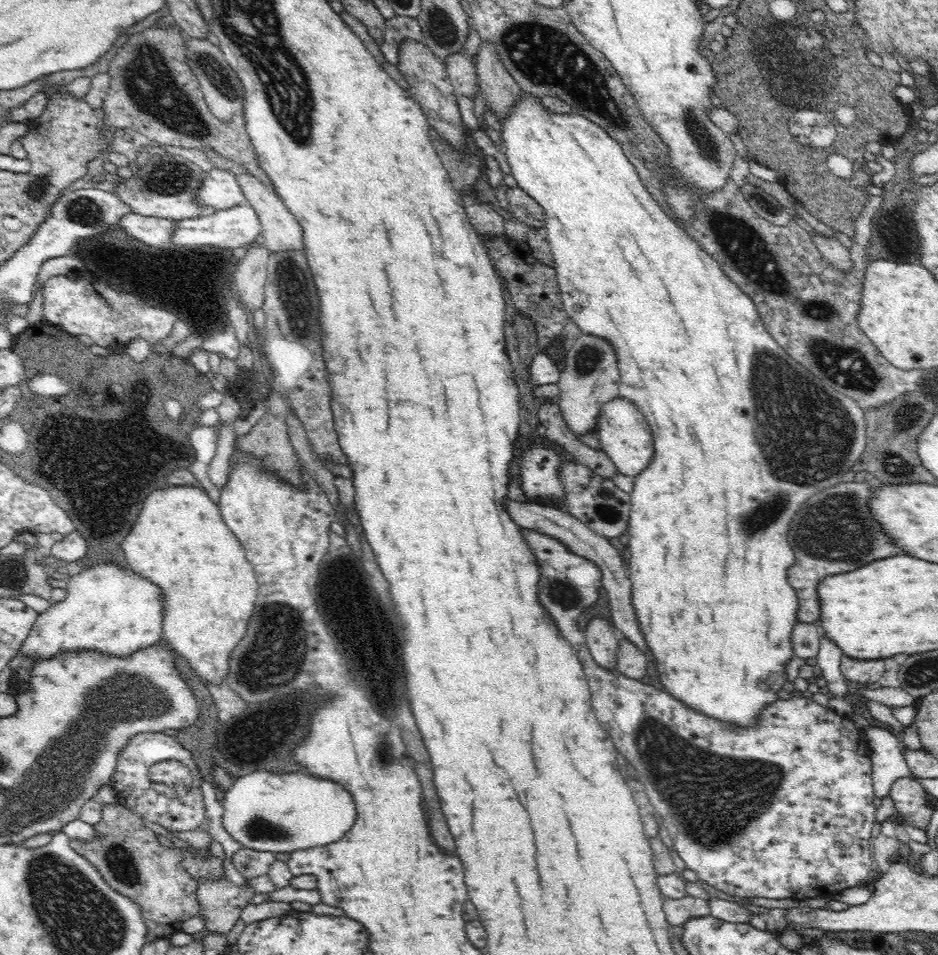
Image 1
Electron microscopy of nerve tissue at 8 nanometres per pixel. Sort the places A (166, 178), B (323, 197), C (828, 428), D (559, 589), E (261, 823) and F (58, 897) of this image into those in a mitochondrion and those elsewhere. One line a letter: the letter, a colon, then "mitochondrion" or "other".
A: mitochondrion
B: other
C: mitochondrion
D: mitochondrion
E: mitochondrion
F: mitochondrion

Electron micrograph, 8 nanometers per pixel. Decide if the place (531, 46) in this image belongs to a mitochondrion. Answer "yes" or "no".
yes

